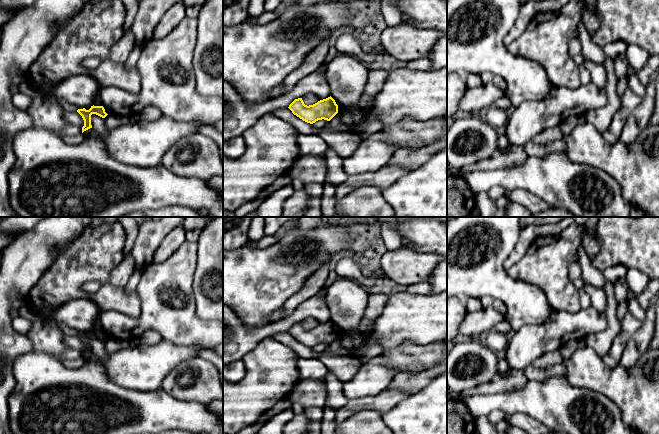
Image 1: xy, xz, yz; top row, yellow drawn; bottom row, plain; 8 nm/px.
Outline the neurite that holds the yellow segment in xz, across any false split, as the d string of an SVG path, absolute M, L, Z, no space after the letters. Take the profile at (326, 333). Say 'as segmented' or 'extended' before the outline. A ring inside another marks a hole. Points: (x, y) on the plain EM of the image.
as segmented; M331 320L309 330L304 328L302 322L298 322L288 332L294 339L310 348L322 343L330 345L338 337L338 329Z

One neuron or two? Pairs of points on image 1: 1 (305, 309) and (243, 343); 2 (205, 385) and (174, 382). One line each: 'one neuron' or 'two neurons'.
1: one neuron
2: one neuron

